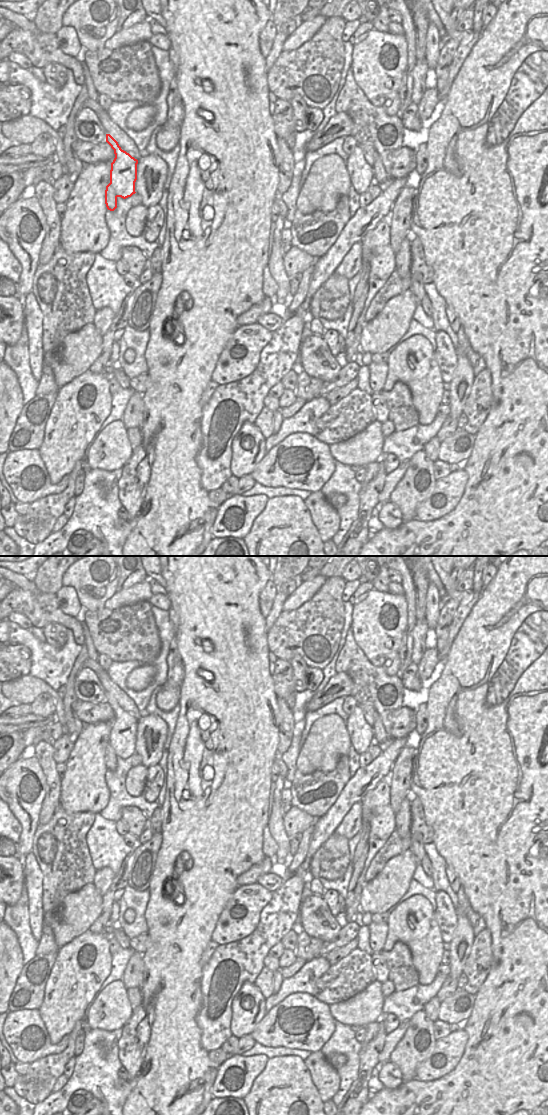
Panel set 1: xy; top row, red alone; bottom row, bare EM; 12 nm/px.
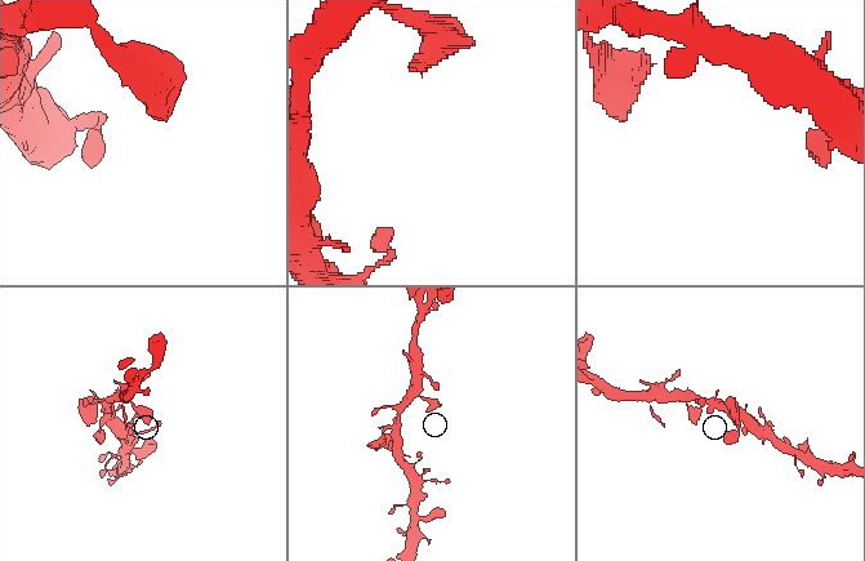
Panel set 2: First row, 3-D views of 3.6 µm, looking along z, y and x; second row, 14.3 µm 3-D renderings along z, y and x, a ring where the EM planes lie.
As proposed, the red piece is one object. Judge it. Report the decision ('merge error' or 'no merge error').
no merge error

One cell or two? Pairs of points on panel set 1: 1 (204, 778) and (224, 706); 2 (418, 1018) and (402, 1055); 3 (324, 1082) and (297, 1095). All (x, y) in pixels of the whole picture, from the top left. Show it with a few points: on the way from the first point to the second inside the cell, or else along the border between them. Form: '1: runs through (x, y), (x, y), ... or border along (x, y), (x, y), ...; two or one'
1: runs through (222, 760), (227, 755), (227, 724); one
2: runs through (430, 1032), (431, 1045), (422, 1053), (416, 1053); one
3: border along (305, 1065), (323, 1103); two

